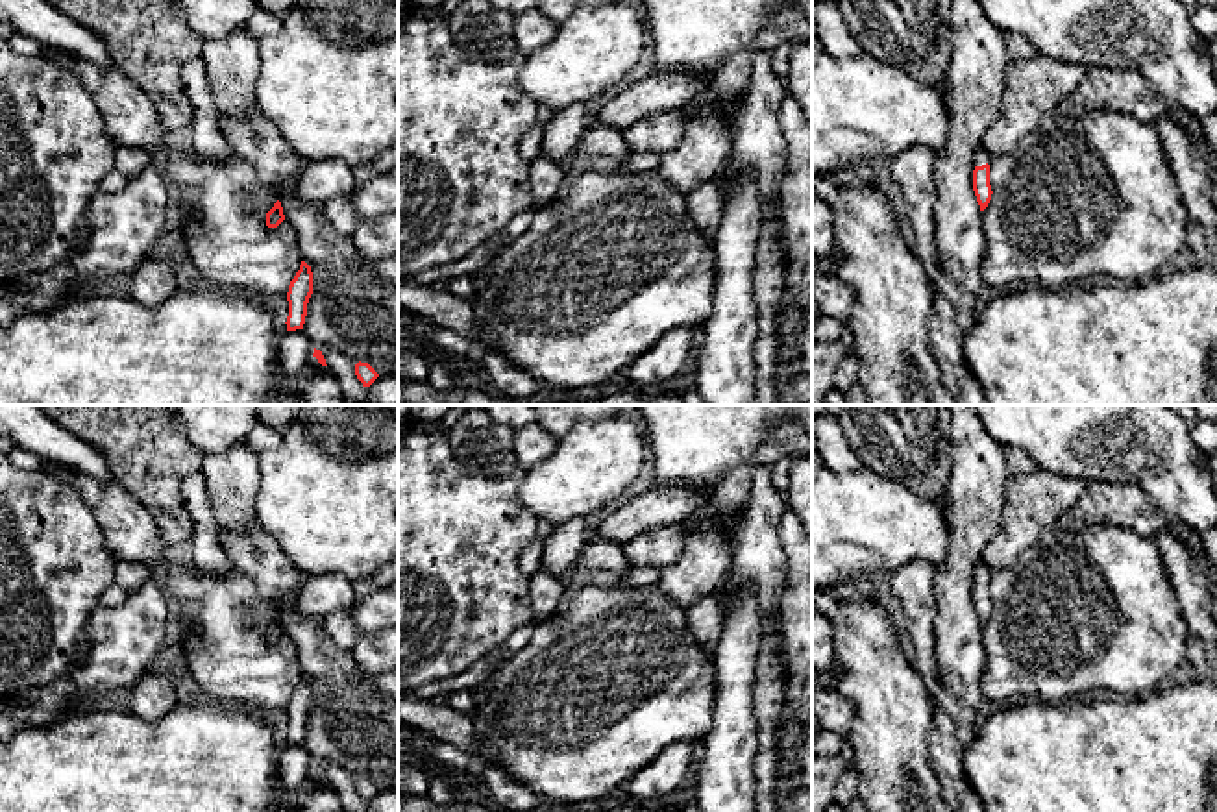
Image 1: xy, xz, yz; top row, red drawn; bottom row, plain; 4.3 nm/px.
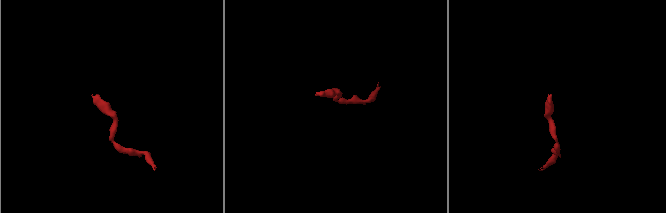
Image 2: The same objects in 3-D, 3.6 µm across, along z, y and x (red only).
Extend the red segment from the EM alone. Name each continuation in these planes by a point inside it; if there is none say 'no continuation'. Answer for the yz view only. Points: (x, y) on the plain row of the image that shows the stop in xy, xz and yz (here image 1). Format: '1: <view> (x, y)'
1: yz (983, 570)

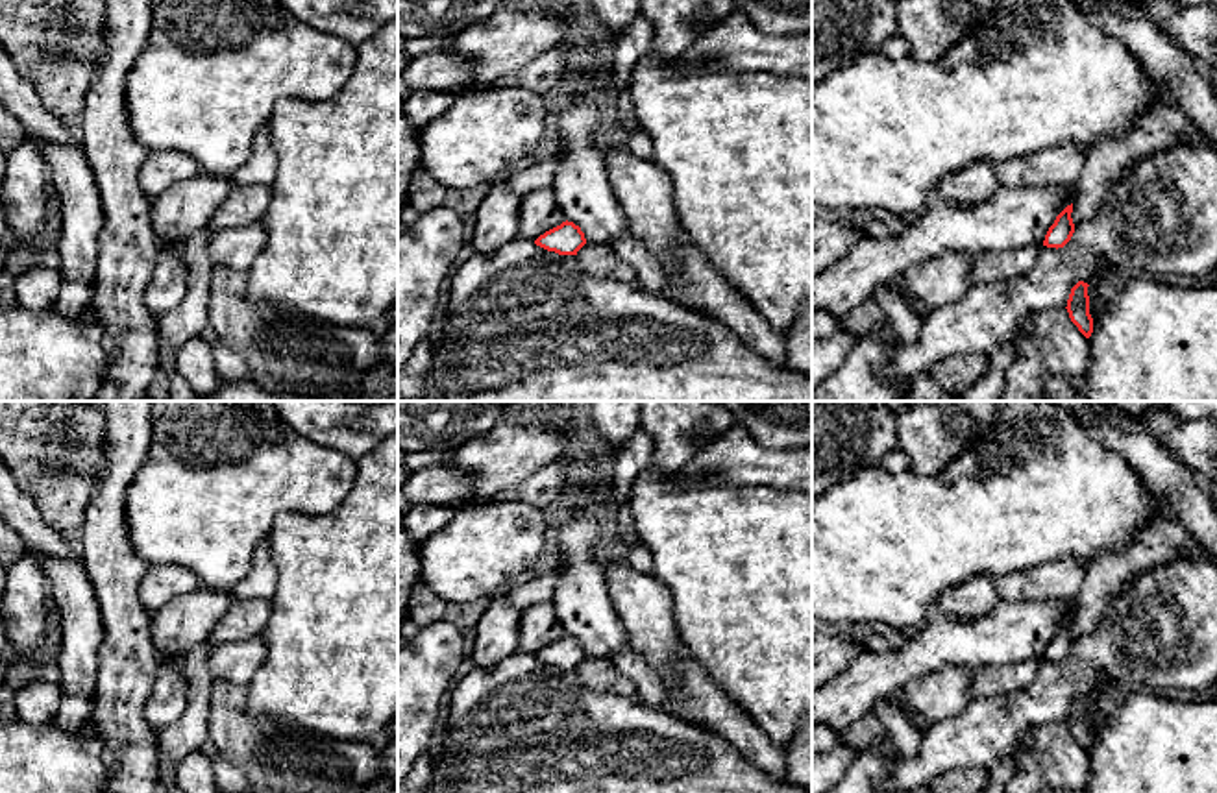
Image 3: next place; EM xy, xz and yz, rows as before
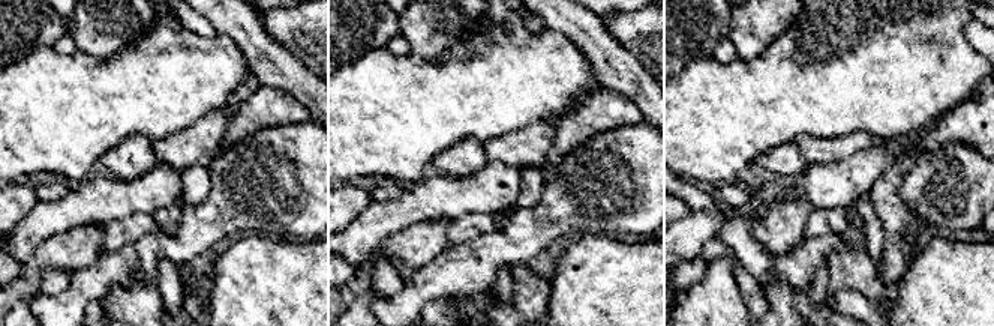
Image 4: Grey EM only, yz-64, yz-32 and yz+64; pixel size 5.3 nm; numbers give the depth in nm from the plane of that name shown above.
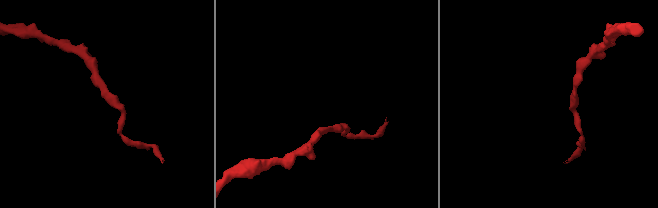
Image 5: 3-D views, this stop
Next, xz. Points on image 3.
no continuation

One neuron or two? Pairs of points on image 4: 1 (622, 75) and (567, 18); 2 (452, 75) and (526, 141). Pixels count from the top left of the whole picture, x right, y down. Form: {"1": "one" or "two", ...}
{"1": "one", "2": "two"}

